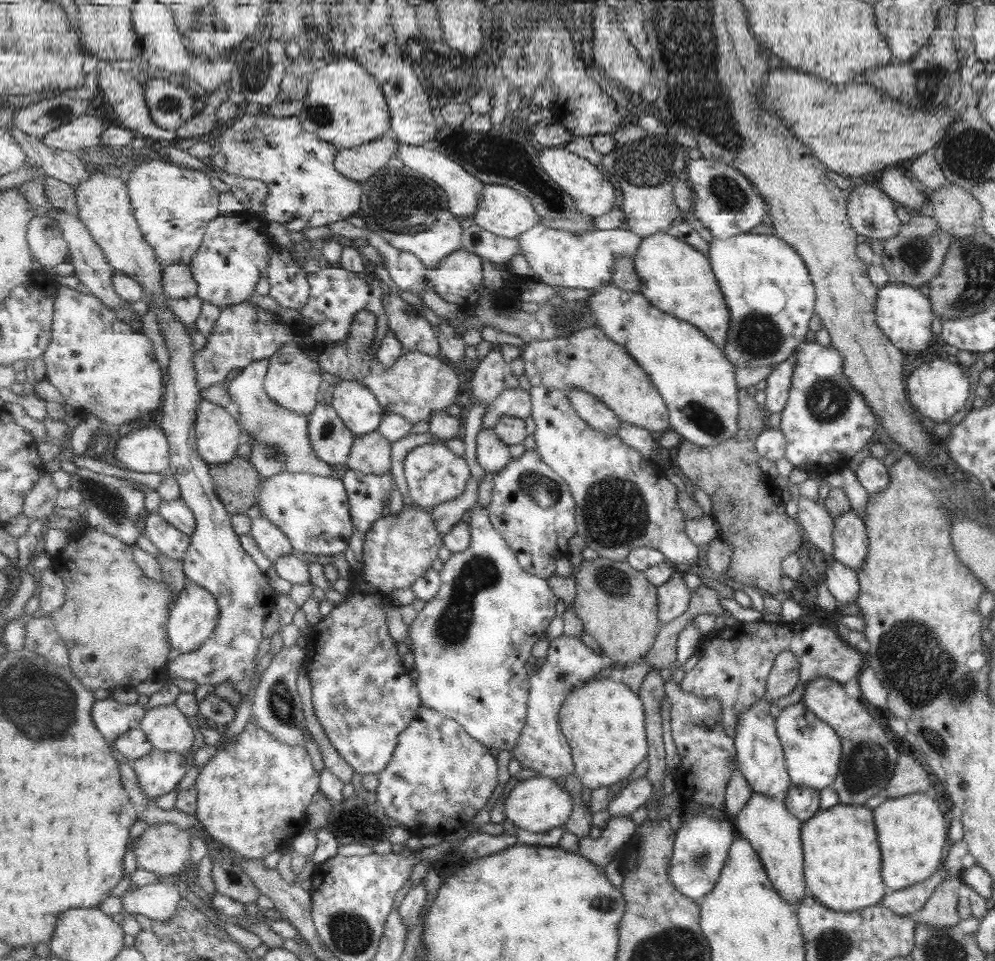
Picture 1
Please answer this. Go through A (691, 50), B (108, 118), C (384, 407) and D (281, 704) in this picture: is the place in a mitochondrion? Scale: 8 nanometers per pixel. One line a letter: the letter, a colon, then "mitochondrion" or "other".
A: mitochondrion
B: other
C: other
D: mitochondrion

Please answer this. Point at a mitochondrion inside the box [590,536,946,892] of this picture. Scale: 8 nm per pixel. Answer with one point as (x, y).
(866, 767)

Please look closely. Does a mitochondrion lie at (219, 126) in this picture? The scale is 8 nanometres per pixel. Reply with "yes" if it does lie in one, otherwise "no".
no

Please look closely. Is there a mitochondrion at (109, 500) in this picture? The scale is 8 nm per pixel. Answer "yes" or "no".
yes

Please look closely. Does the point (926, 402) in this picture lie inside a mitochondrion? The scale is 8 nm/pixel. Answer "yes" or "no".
no

